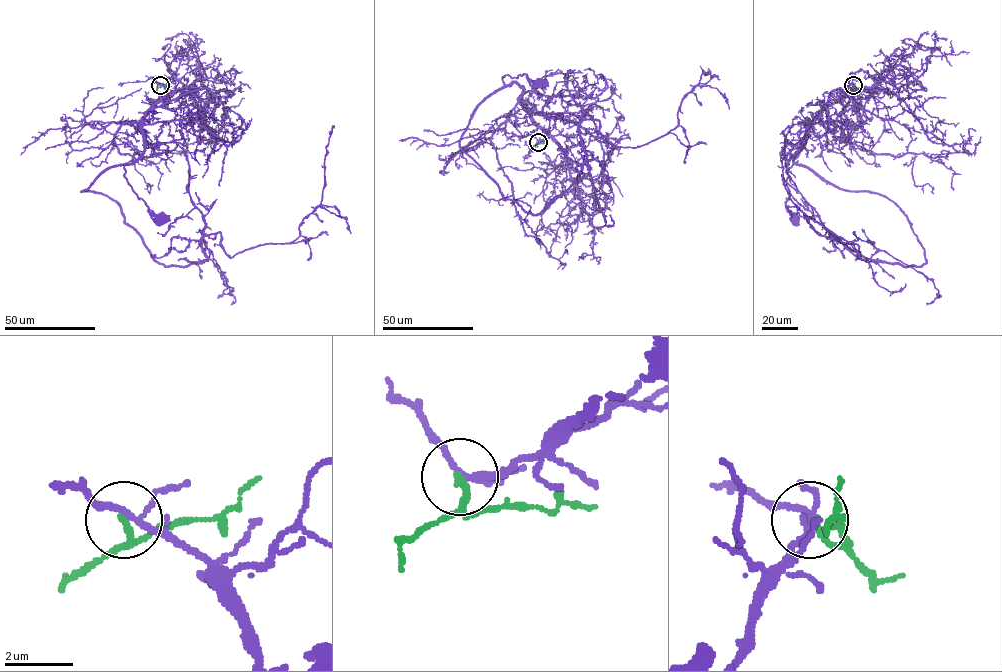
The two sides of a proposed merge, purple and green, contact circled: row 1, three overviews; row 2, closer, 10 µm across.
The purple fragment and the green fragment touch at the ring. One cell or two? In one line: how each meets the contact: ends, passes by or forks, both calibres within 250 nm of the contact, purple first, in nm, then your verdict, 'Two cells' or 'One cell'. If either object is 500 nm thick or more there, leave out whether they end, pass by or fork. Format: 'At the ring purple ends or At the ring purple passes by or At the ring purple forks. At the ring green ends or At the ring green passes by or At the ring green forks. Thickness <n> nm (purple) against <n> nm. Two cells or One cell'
At the ring purple forks. At the ring green ends. Thickness 150 nm (purple) against 200 nm. Two cells

